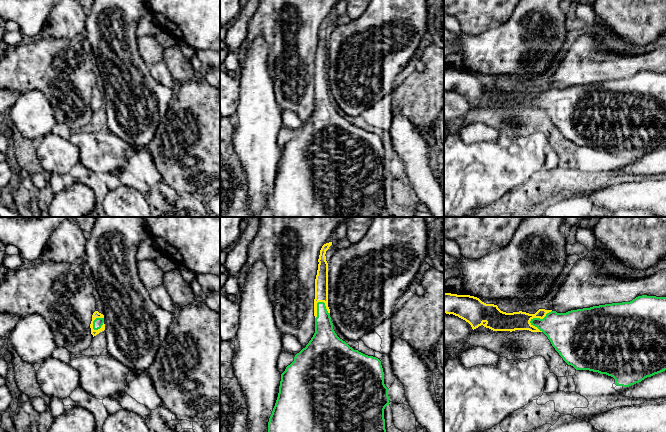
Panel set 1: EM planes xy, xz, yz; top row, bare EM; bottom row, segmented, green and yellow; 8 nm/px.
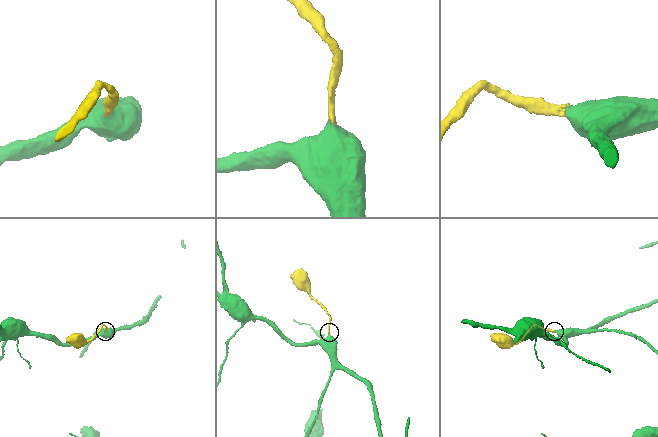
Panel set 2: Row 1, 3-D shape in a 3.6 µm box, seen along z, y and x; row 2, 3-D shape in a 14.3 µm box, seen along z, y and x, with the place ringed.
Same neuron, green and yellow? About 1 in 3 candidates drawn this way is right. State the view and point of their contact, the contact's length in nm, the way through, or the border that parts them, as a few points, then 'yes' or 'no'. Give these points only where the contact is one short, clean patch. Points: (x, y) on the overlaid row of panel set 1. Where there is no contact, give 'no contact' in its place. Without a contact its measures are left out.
contact yz (539, 318); length 200 nm; way yz (567, 331), (539, 318), (520, 320); yes

